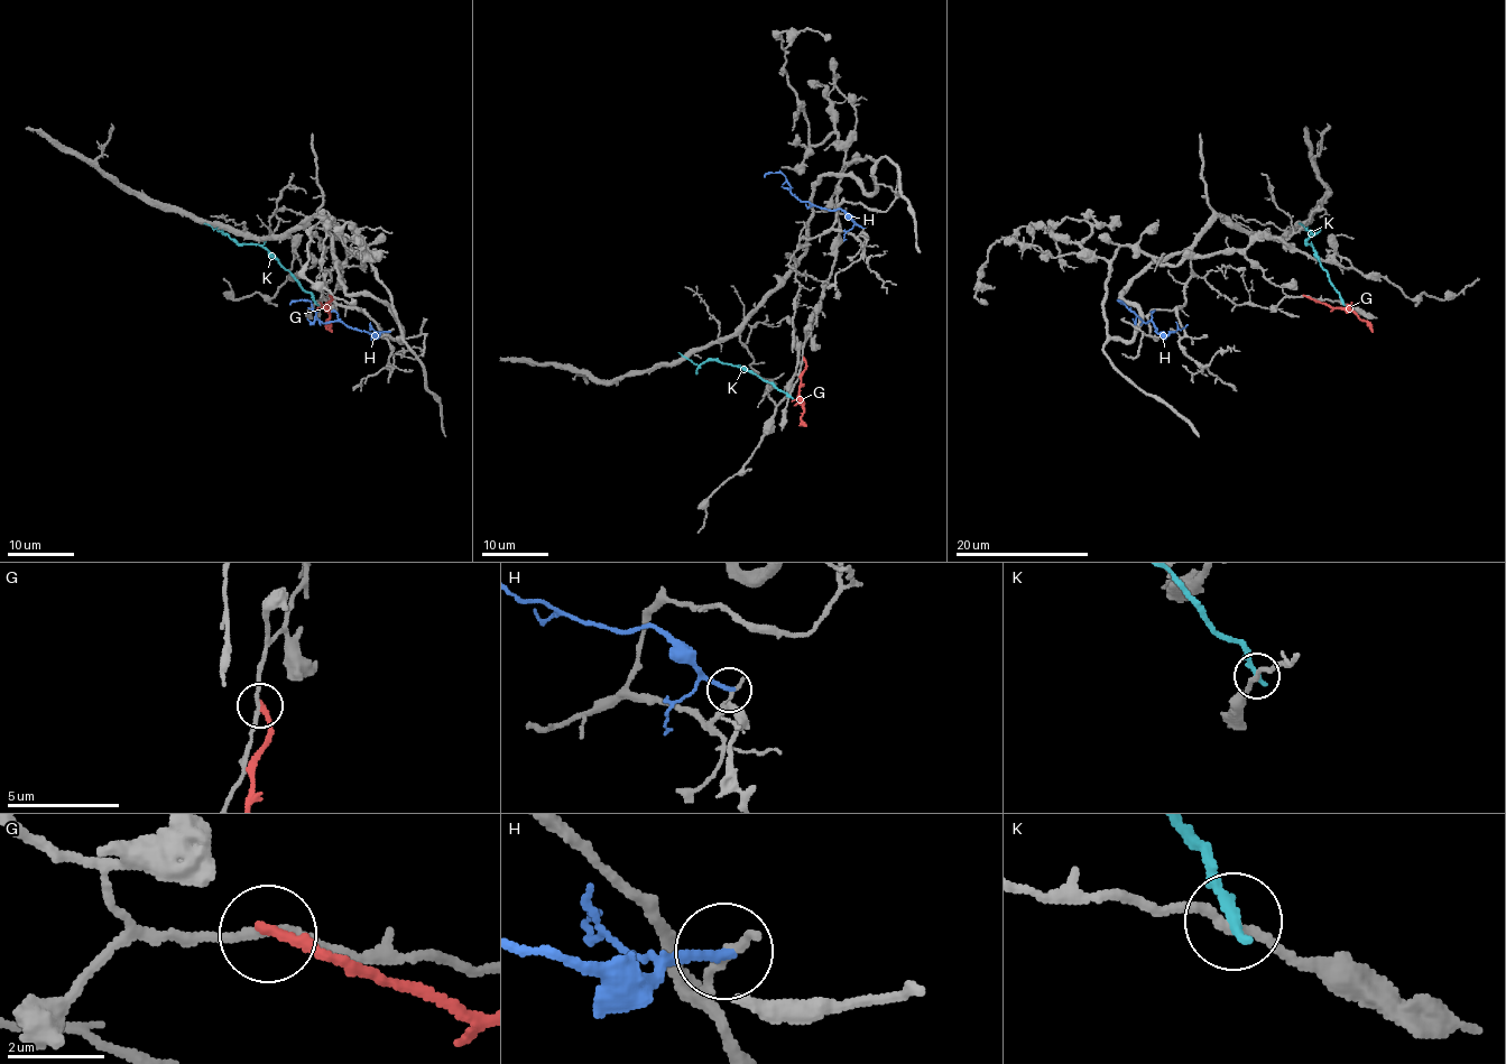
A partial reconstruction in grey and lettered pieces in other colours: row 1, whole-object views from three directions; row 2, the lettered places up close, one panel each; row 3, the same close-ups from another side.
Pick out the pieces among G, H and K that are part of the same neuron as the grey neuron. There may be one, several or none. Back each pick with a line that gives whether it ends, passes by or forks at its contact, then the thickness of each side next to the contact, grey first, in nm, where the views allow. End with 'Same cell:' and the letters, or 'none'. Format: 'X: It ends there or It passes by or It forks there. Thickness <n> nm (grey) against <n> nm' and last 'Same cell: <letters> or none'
Same cell: none

